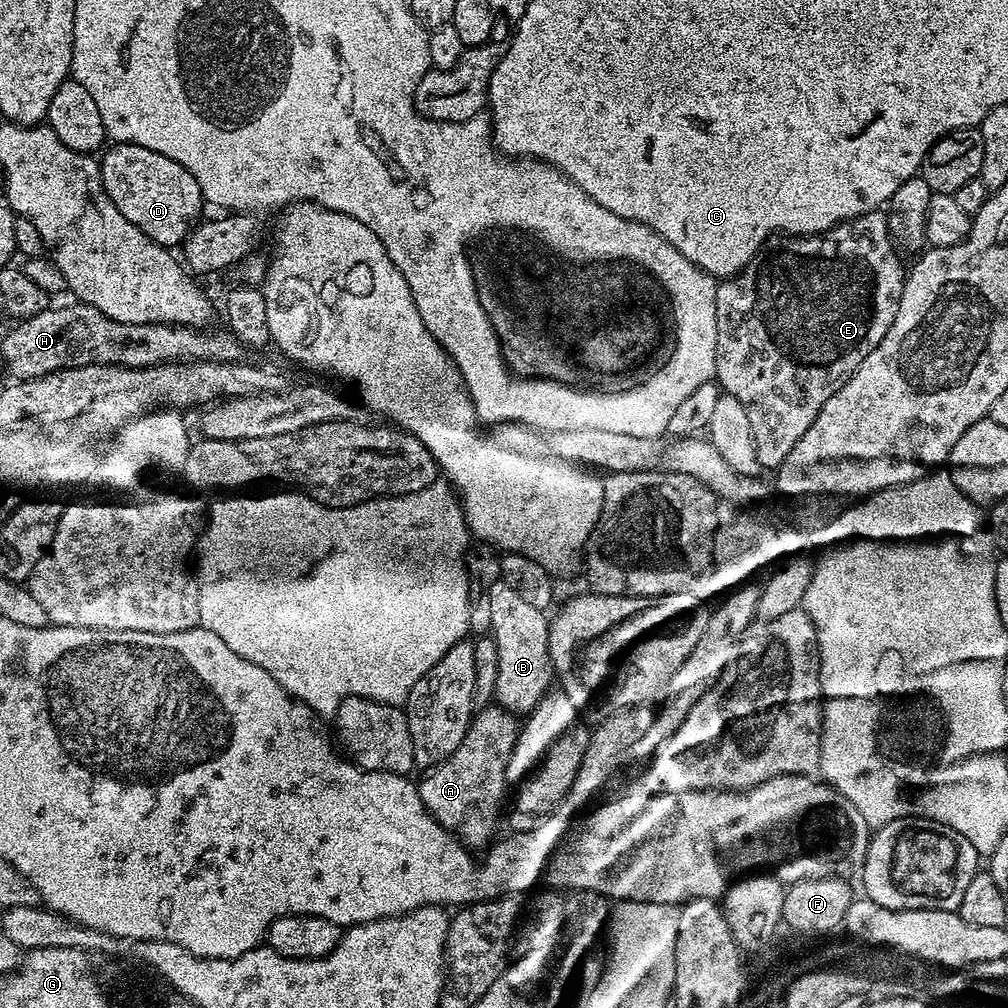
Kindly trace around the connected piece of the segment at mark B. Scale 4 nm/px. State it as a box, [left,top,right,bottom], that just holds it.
[486,582,554,713]

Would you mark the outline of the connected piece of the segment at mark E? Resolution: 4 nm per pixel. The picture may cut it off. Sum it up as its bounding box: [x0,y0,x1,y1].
[714,210,906,470]

